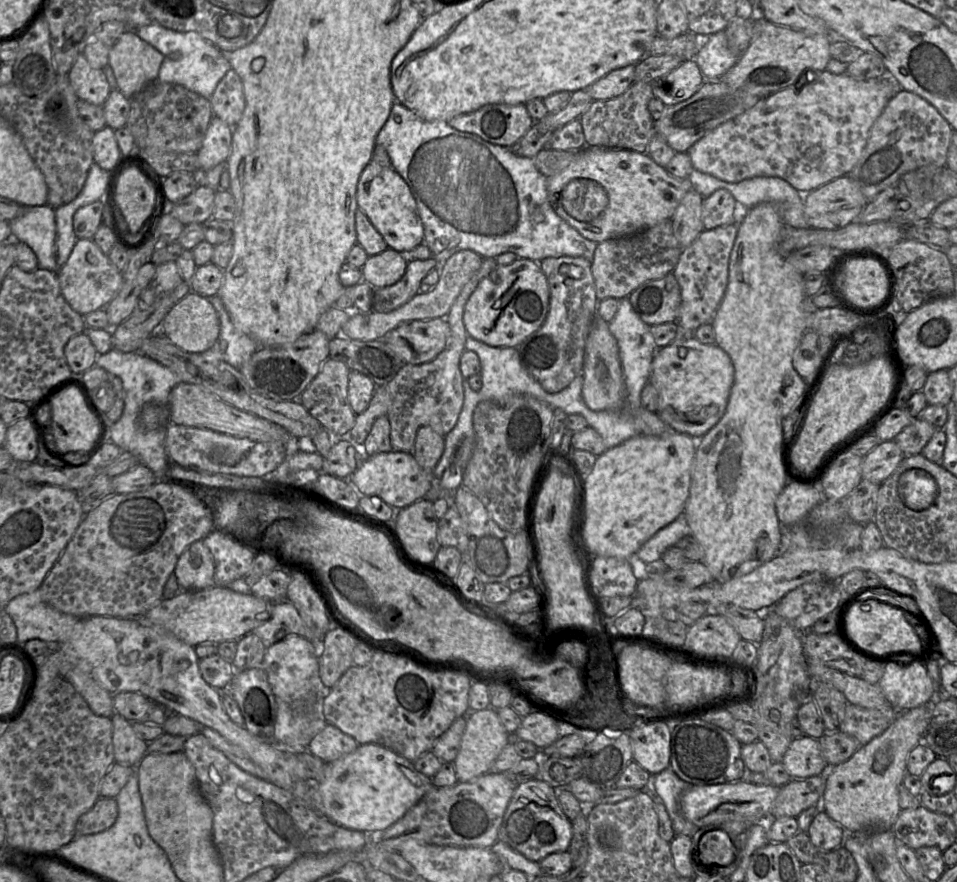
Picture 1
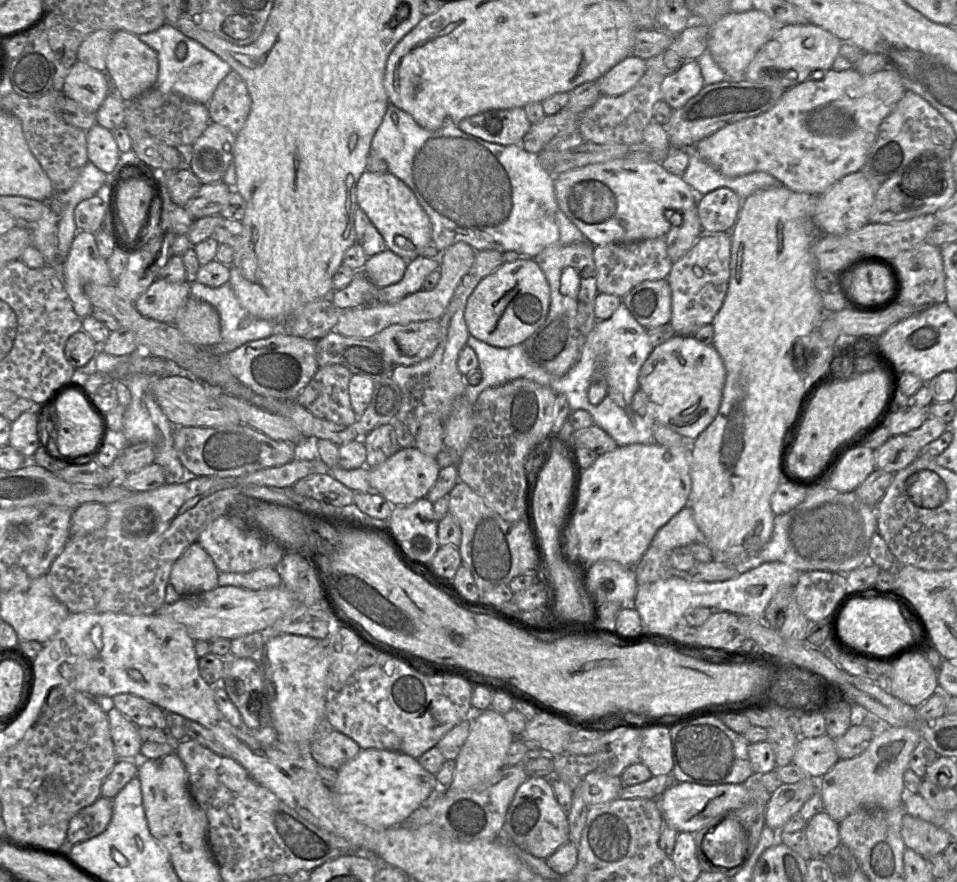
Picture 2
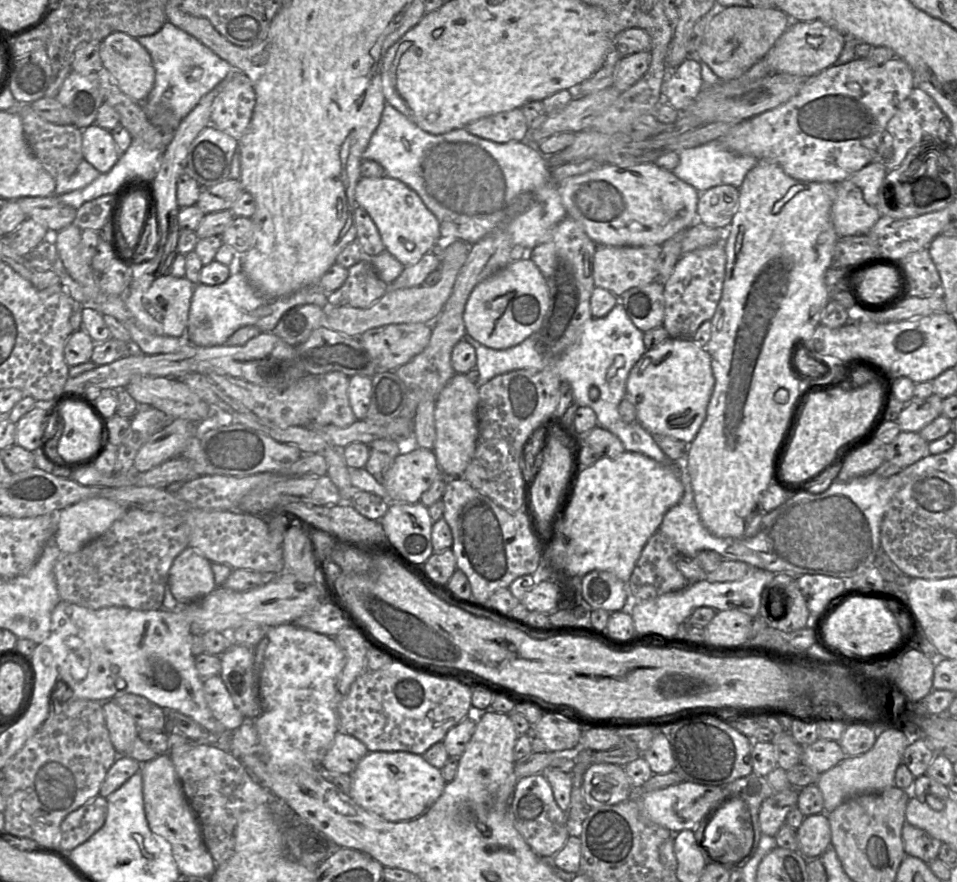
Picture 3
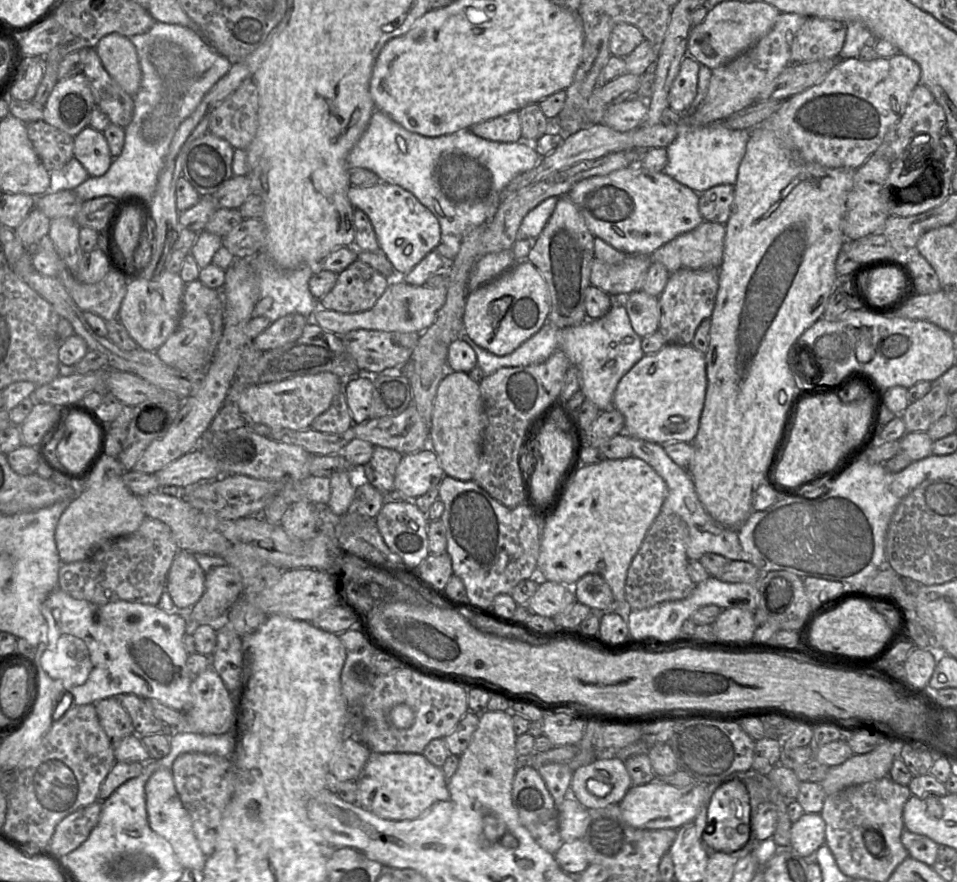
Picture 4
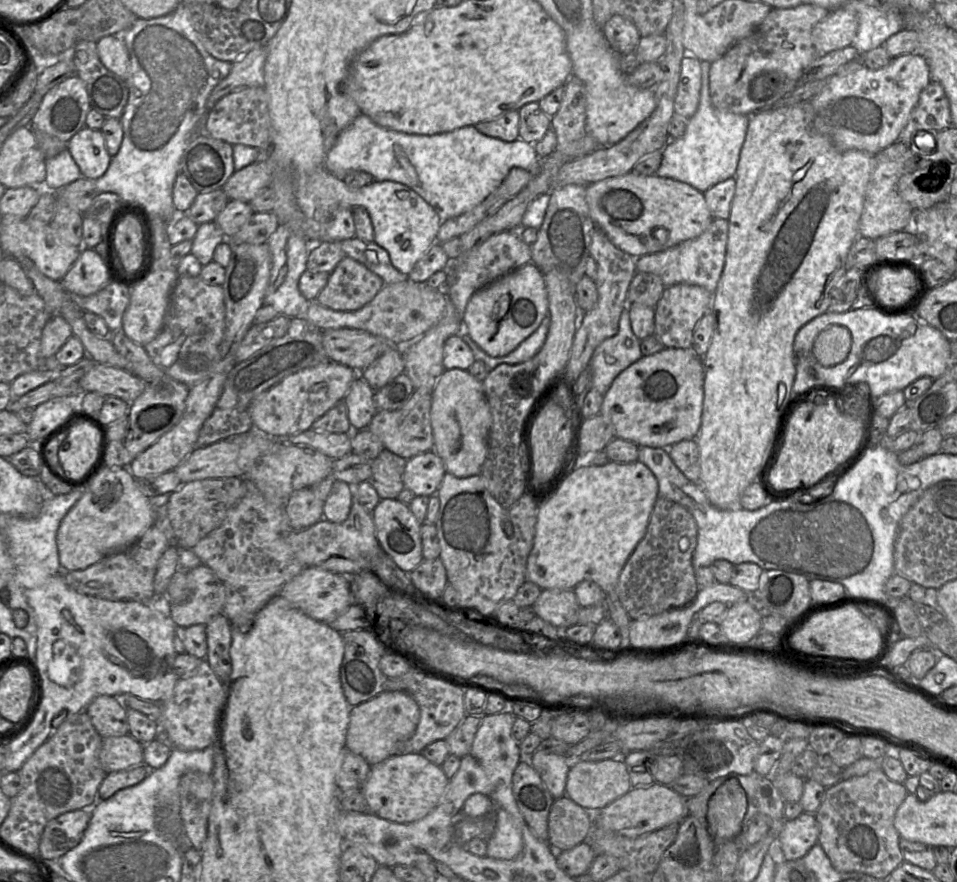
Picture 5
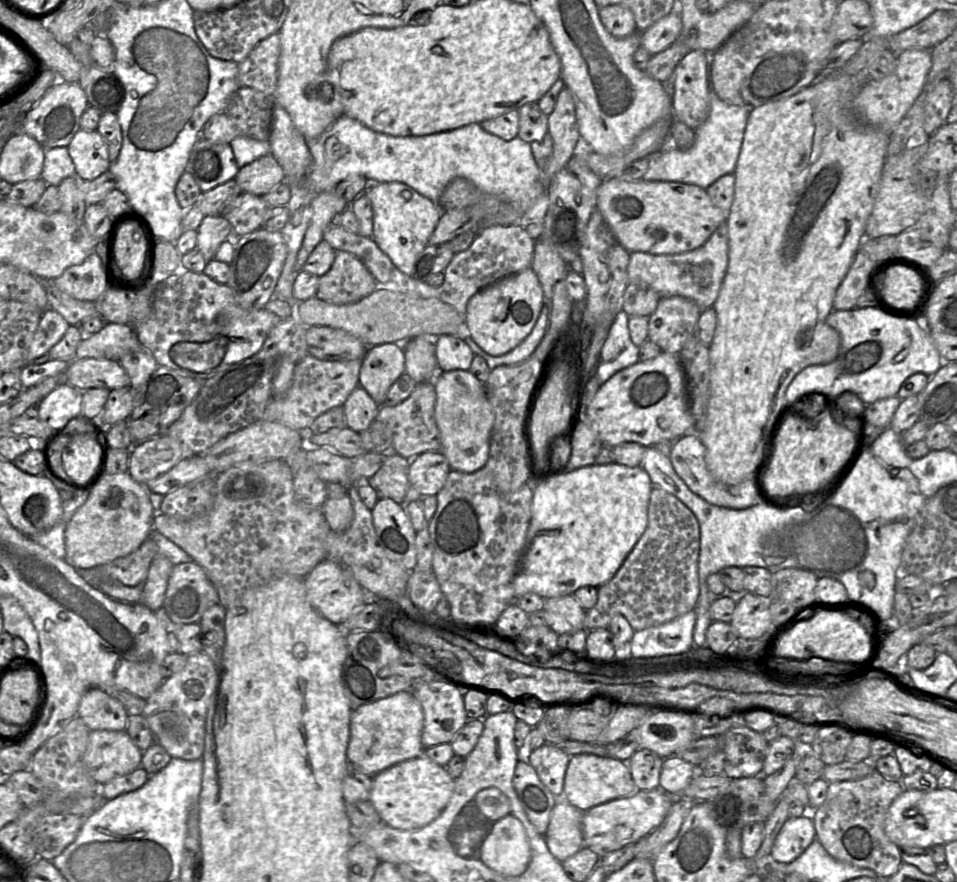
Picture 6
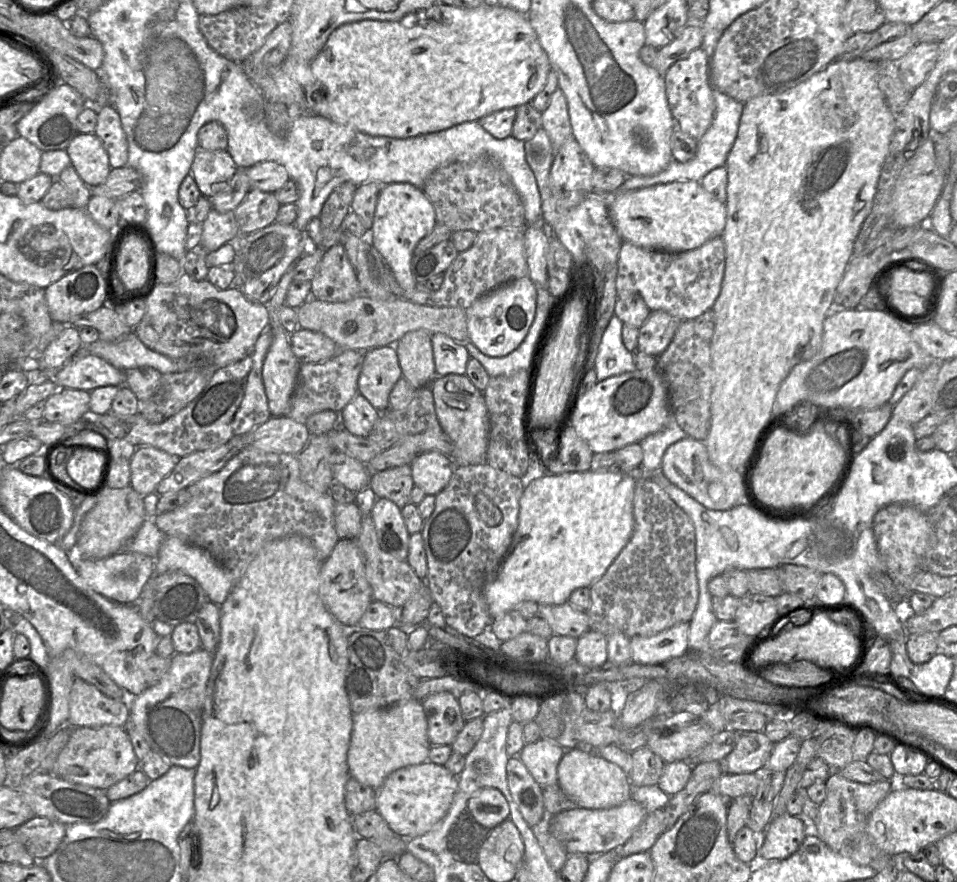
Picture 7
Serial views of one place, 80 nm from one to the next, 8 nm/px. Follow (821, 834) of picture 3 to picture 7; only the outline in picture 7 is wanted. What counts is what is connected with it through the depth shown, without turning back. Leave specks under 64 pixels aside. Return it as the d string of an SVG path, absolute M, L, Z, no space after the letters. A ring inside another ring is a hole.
M786 812L769 822L759 854L768 860L786 859L797 851L805 836L802 820Z

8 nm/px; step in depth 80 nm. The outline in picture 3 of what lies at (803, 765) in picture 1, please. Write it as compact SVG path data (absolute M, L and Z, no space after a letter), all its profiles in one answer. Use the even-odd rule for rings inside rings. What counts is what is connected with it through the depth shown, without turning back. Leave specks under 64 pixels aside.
M817 739L814 743L803 746L801 763L821 774L845 757L838 741Z

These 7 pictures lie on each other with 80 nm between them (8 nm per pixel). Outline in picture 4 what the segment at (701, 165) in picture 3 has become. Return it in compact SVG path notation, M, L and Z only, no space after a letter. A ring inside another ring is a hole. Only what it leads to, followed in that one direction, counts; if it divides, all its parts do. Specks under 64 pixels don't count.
M714 122L706 126L682 125L682 133L666 148L668 162L663 172L699 195L717 185L735 185L749 137L750 130L731 129L724 122Z

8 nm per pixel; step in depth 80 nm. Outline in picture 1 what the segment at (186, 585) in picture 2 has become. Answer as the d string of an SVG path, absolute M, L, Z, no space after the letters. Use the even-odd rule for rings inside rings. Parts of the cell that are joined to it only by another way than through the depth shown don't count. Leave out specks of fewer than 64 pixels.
M203 540L190 544L184 550L173 573L182 591L195 591L215 586L215 561Z

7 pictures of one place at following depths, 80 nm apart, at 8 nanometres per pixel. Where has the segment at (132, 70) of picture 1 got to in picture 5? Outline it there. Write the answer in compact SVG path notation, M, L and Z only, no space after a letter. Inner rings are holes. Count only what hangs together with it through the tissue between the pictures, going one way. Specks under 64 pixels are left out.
M121 36L103 37L96 45L99 59L104 67L125 81L129 68L129 54Z

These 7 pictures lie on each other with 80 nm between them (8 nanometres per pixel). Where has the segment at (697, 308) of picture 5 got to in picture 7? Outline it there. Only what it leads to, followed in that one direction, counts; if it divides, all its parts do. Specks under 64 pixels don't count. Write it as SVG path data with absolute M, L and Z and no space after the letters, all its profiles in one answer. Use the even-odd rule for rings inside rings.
M651 311L639 328L637 350L658 357L669 346L680 323L680 319L664 311Z

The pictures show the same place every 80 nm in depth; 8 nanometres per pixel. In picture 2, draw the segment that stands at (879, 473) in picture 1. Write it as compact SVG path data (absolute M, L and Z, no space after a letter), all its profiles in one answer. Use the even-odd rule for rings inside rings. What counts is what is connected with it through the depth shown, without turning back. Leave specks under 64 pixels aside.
M908 435L892 436L875 451L876 469L896 473L910 465L919 455Z

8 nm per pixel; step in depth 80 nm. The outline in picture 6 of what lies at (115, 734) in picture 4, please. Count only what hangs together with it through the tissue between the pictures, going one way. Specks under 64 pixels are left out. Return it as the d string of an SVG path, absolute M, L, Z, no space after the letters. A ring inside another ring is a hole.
M91 688L82 696L77 716L91 731L126 731L129 715L120 701L100 688Z

